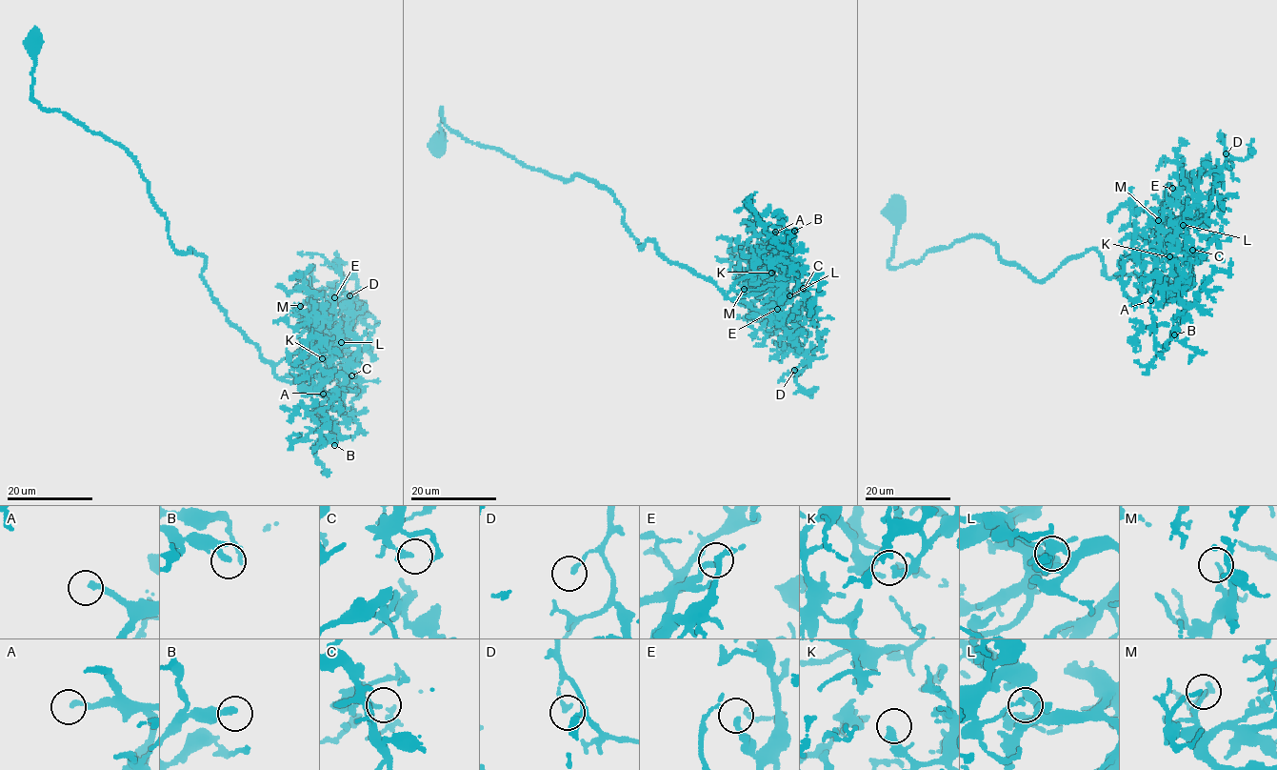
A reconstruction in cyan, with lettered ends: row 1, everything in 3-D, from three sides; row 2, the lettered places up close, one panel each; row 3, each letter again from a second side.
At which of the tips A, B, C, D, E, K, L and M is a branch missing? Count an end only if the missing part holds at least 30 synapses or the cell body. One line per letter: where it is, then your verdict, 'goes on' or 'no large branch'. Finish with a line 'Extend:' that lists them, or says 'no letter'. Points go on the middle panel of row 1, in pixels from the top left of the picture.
A: (775, 232) | no large branch
B: (794, 231) | no large branch
C: (803, 288) | no large branch
D: (794, 370) | no large branch
E: (777, 309) | no large branch
K: (771, 273) | no large branch
L: (789, 295) | no large branch
M: (744, 289) | no large branch
Extend: no letter

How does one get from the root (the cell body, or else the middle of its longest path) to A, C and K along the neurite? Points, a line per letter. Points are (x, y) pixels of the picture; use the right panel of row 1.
A: (895, 211), (889, 266), (972, 234), (1042, 281), (1092, 250), (1110, 278), (1194, 280), (1150, 300)
C: (895, 211), (889, 266), (972, 234), (1042, 281), (1092, 250), (1110, 278), (1178, 283), (1184, 220), (1192, 250)
K: (895, 211), (889, 266), (970, 234), (1042, 281), (1092, 250), (1110, 278), (1189, 277), (1174, 236), (1169, 256)

